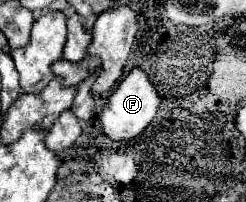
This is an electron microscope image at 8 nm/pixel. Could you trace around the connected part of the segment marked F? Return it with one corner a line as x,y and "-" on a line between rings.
134,67
130,75
116,87
116,91
108,97
104,111
100,113
102,129
146,129
158,113
162,97
156,85
150,81
148,73
142,67

